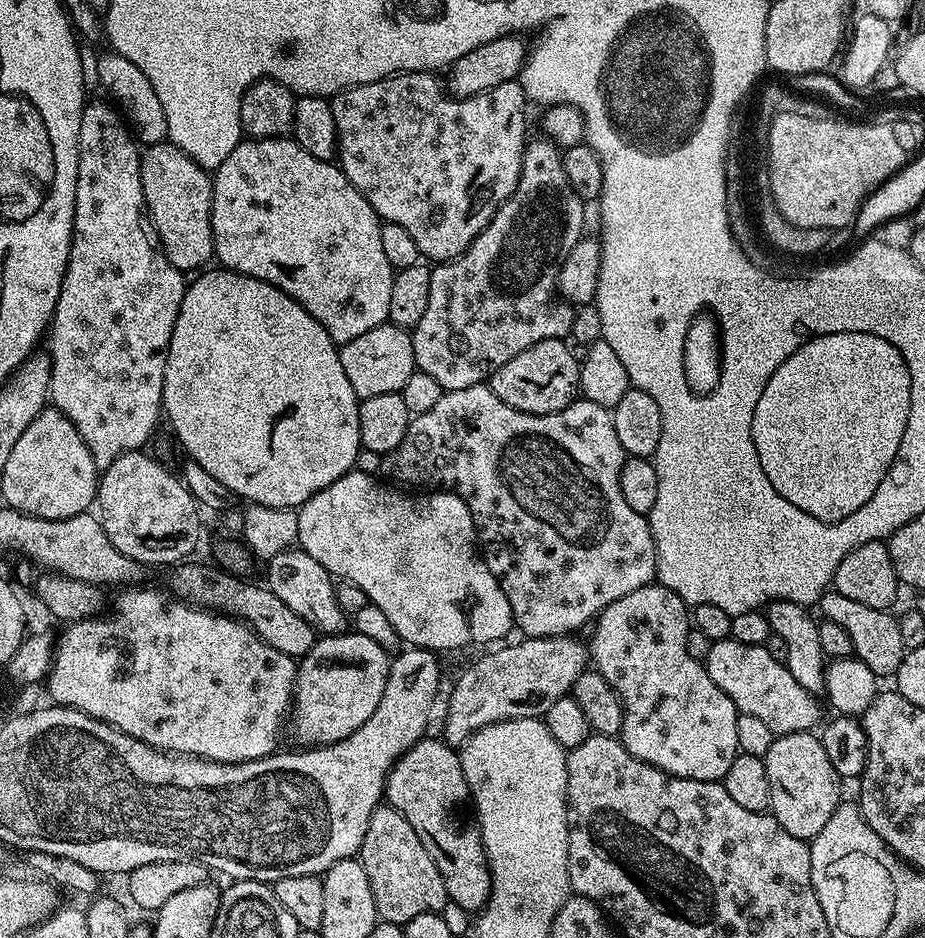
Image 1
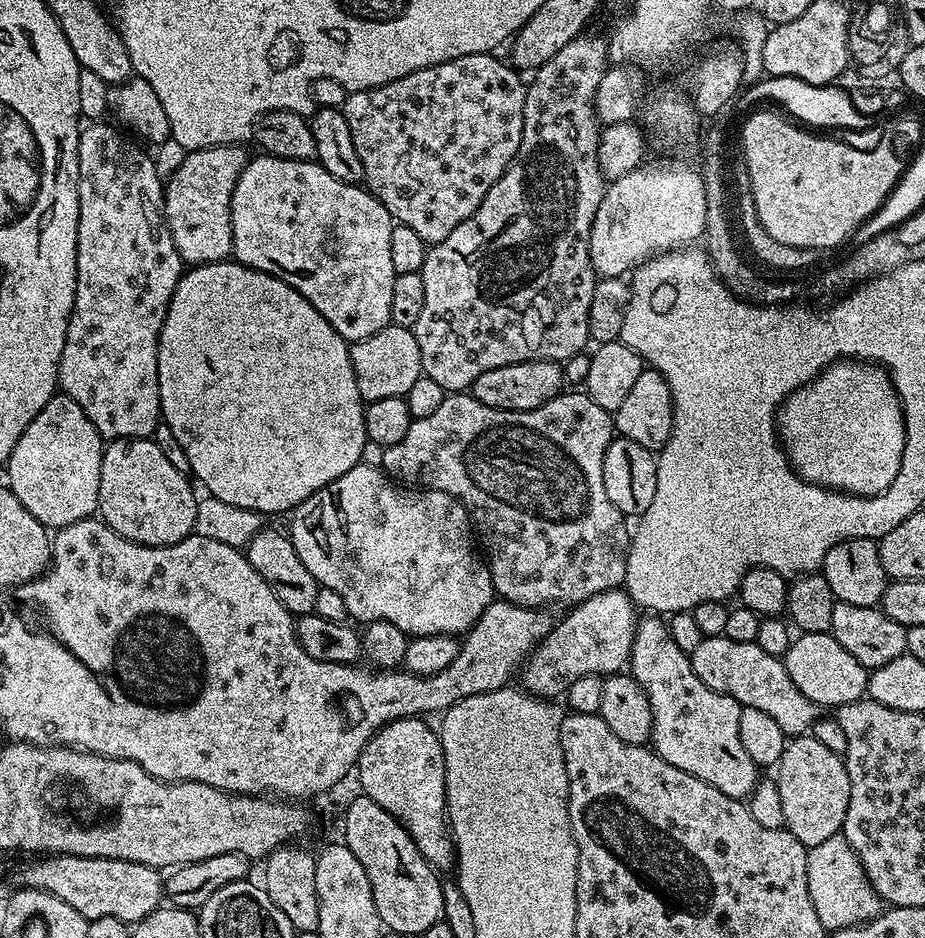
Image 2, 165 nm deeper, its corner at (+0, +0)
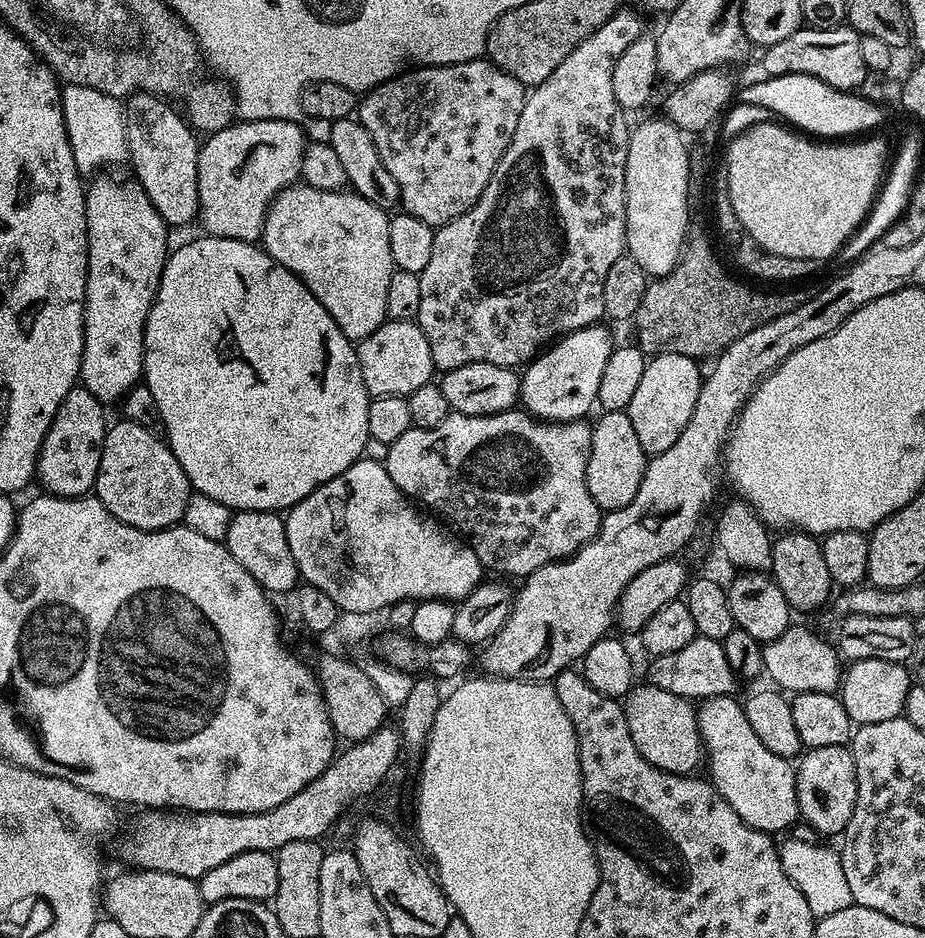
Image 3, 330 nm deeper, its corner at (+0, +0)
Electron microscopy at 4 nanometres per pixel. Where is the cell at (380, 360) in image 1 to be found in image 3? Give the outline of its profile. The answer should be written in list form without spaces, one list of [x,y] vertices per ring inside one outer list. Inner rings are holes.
[[[411,320],[384,321],[374,334],[359,341],[356,357],[362,370],[362,382],[366,382],[369,397],[403,396],[407,397],[418,386],[426,386],[433,379],[434,369],[430,358],[430,342],[422,334],[420,325]]]

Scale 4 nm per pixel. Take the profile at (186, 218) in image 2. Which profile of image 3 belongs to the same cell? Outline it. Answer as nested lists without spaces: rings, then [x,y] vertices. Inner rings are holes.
[[[240,120],[211,133],[200,144],[198,154],[198,224],[209,236],[234,238],[257,243],[263,237],[268,208],[283,188],[290,188],[300,180],[306,137],[304,129],[294,120]]]

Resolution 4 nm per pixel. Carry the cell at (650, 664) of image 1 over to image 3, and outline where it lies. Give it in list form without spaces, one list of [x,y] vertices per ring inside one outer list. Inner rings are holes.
[[[735,695],[715,696],[699,701],[696,721],[700,741],[704,743],[707,775],[718,794],[752,828],[760,832],[787,833],[797,823],[800,807],[796,793],[796,770],[793,761],[762,746],[746,719],[743,703]]]

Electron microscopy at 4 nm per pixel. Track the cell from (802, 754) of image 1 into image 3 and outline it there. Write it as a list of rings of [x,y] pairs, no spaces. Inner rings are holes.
[[[818,746],[807,749],[795,765],[796,793],[800,807],[799,819],[808,824],[821,837],[839,837],[854,814],[858,782],[851,747]]]

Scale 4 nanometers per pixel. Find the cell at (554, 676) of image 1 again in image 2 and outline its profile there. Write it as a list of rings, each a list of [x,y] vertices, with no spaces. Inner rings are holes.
[[[611,588],[608,592],[594,594],[593,598],[571,607],[569,612],[561,623],[559,621],[553,625],[548,636],[536,645],[532,655],[525,660],[518,676],[523,691],[541,698],[553,698],[559,692],[560,695],[567,693],[568,687],[578,682],[578,678],[603,678],[623,673],[629,667],[638,609],[627,591]]]

